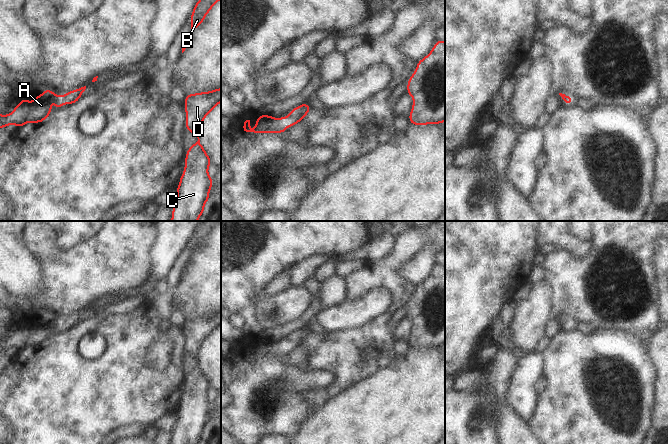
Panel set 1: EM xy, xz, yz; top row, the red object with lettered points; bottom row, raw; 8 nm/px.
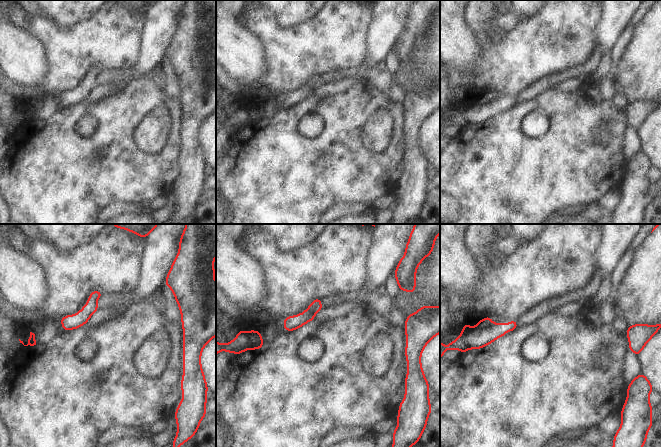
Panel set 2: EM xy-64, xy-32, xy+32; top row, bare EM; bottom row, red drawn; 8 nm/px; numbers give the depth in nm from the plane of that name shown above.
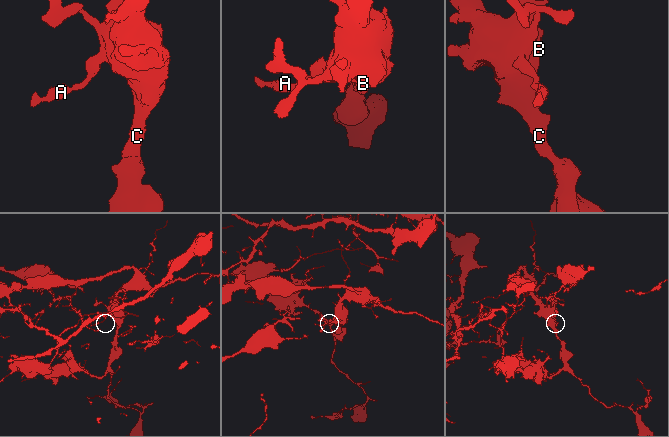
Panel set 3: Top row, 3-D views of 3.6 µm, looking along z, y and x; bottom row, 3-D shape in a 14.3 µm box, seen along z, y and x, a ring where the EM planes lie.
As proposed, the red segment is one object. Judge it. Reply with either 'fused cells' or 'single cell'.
single cell

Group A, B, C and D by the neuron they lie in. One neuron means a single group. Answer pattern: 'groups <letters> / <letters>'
groups A B C D

